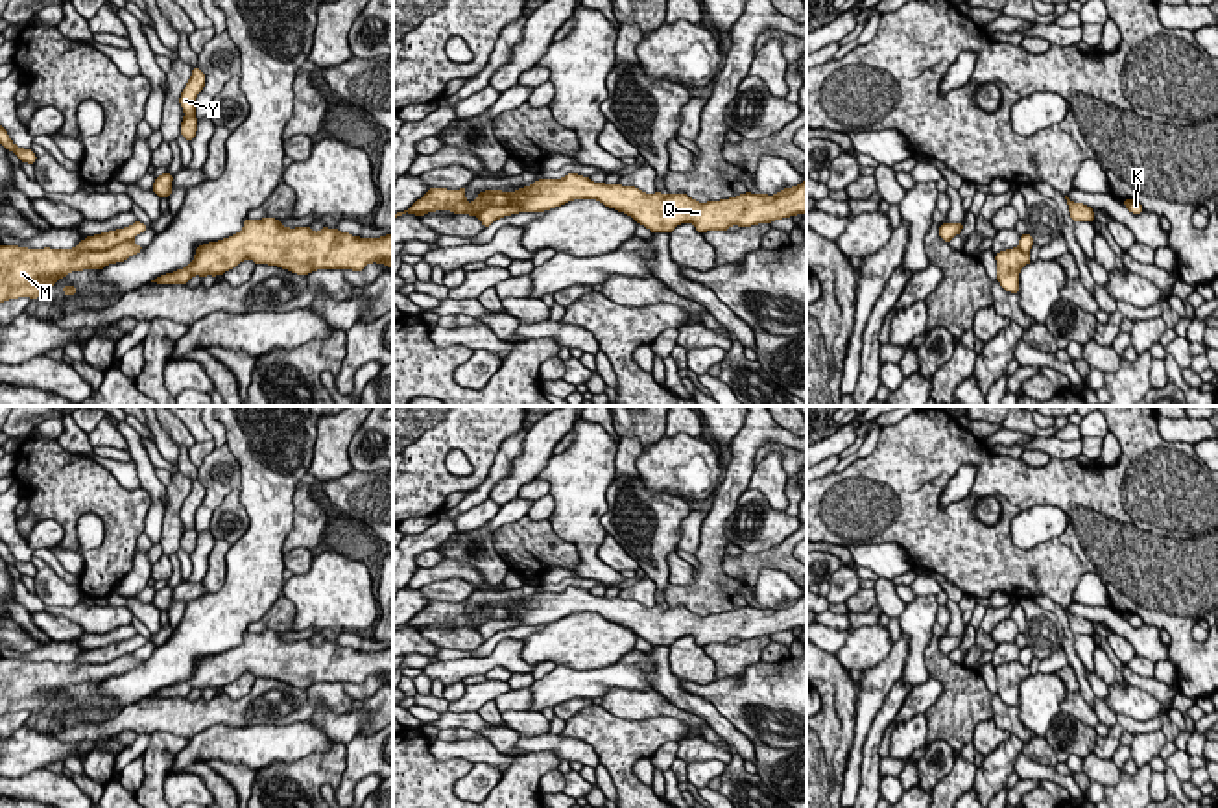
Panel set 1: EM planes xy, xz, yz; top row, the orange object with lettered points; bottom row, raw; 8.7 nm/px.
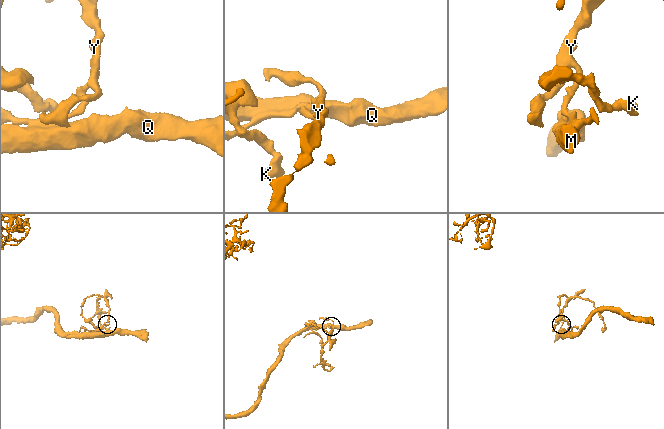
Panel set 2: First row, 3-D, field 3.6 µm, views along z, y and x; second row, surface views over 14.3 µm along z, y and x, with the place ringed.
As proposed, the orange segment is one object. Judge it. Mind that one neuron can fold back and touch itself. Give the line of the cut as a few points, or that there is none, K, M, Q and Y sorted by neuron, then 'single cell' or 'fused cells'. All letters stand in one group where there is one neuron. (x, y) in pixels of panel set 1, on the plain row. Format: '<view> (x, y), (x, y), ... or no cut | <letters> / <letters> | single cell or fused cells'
xy (131, 652), (104, 663), (74, 663) | K Y / M Q | fused cells

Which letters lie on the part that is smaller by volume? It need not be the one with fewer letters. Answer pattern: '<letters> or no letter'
K, Y

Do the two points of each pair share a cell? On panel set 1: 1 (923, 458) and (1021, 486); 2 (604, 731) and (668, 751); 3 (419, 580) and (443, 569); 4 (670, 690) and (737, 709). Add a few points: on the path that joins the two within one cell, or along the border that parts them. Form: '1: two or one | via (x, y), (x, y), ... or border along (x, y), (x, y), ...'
1: one | via (947, 456), (979, 456), (997, 475)
2: two | border along (678, 740), (667, 740), (650, 759)
3: one | via (425, 576), (438, 572)
4: two | border along (678, 679), (685, 690), (707, 700), (737, 729)

